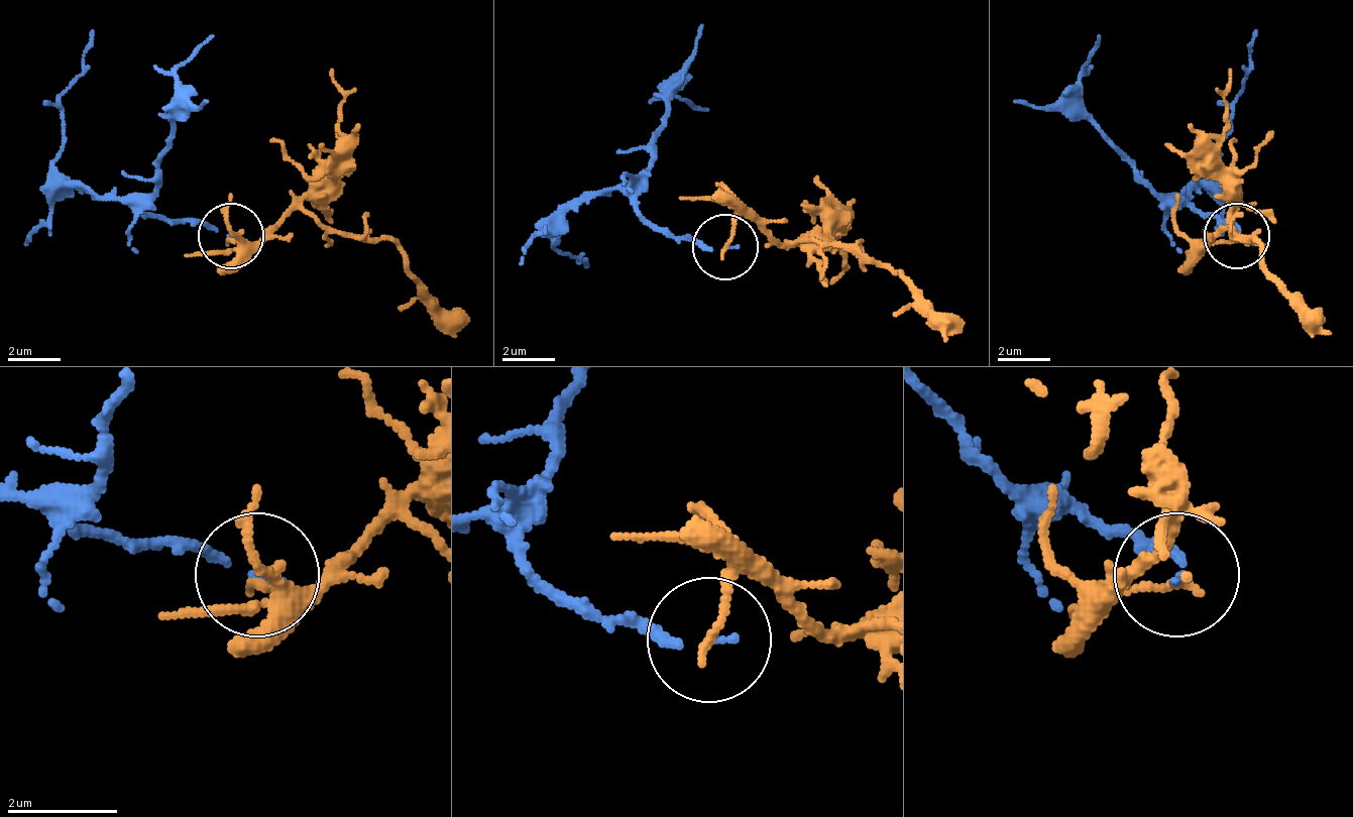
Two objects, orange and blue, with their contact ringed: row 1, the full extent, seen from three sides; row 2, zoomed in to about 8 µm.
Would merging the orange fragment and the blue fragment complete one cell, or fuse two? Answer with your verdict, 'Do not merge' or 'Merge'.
Do not merge

